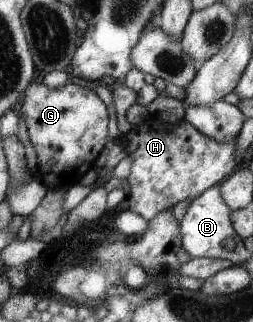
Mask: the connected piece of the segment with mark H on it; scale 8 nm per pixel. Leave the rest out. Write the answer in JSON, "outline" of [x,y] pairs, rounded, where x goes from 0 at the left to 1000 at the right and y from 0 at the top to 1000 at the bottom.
{"outline":[[[593,360],[565,385],[522,388],[482,429],[526,503],[502,553],[518,584],[498,612],[510,621],[506,652],[589,689],[621,665],[723,627],[723,618],[802,606],[810,590],[874,565],[937,516],[937,429],[866,447],[727,366],[676,385]]]}

